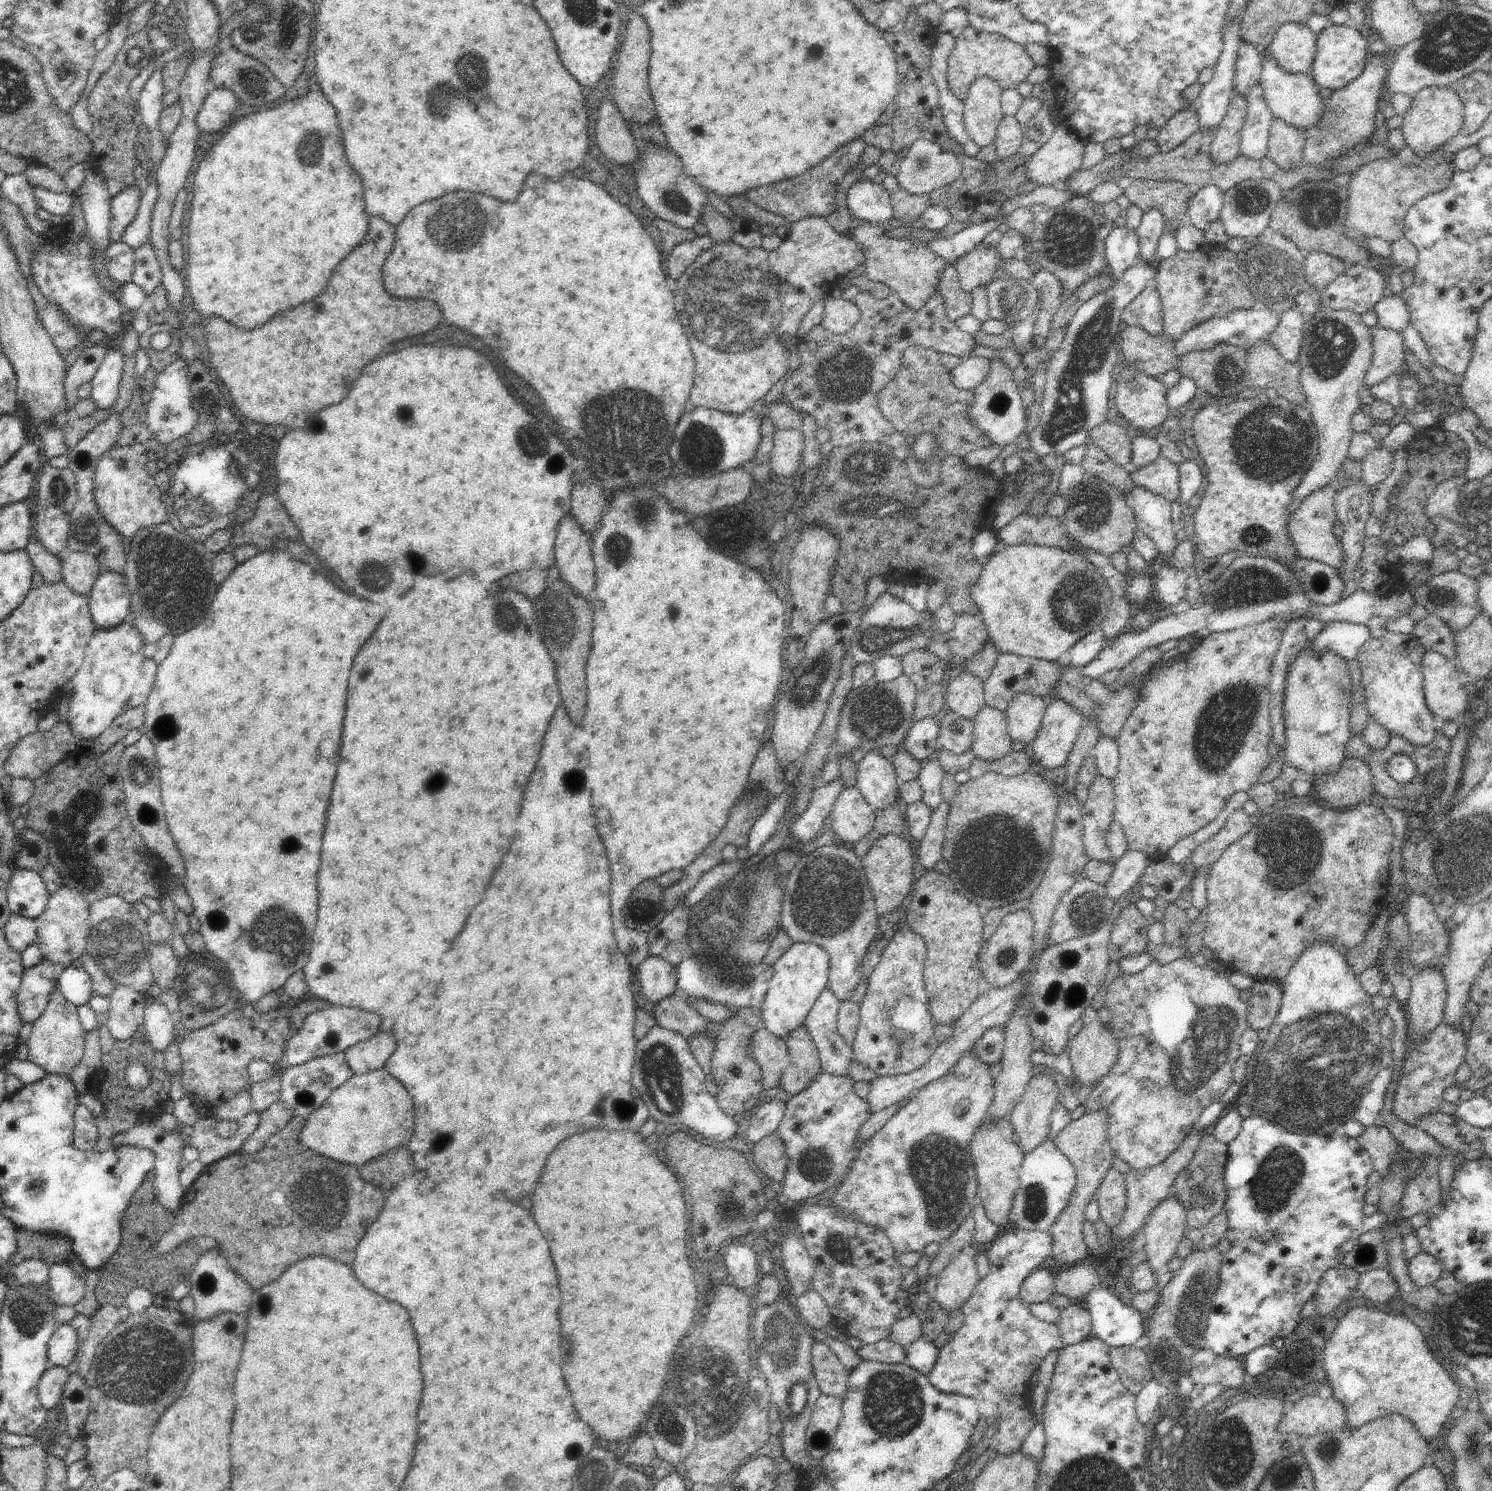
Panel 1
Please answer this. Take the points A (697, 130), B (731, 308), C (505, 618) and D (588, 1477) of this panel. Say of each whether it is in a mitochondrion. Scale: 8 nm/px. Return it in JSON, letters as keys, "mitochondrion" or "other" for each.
{"A":"other","B":"mitochondrion","C":"mitochondrion","D":"mitochondrion"}

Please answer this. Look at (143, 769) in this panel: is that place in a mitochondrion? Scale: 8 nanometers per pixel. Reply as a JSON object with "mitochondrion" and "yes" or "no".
{"mitochondrion":"yes"}

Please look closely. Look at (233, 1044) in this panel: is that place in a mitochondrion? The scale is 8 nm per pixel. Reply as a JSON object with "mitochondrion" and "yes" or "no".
{"mitochondrion":"no"}

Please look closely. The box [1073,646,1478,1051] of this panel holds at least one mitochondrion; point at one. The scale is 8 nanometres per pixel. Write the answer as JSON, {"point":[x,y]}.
{"point":[1223,725]}

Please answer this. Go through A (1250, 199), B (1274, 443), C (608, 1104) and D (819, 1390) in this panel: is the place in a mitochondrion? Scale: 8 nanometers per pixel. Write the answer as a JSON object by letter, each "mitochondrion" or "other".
{"A":"mitochondrion","B":"mitochondrion","C":"mitochondrion","D":"other"}

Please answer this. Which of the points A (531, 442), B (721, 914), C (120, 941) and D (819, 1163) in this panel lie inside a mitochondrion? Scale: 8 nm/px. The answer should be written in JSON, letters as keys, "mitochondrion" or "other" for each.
{"A":"mitochondrion","B":"mitochondrion","C":"mitochondrion","D":"mitochondrion"}

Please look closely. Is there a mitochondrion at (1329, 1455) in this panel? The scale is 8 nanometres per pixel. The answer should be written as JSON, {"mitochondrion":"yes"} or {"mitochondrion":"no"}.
{"mitochondrion":"yes"}

